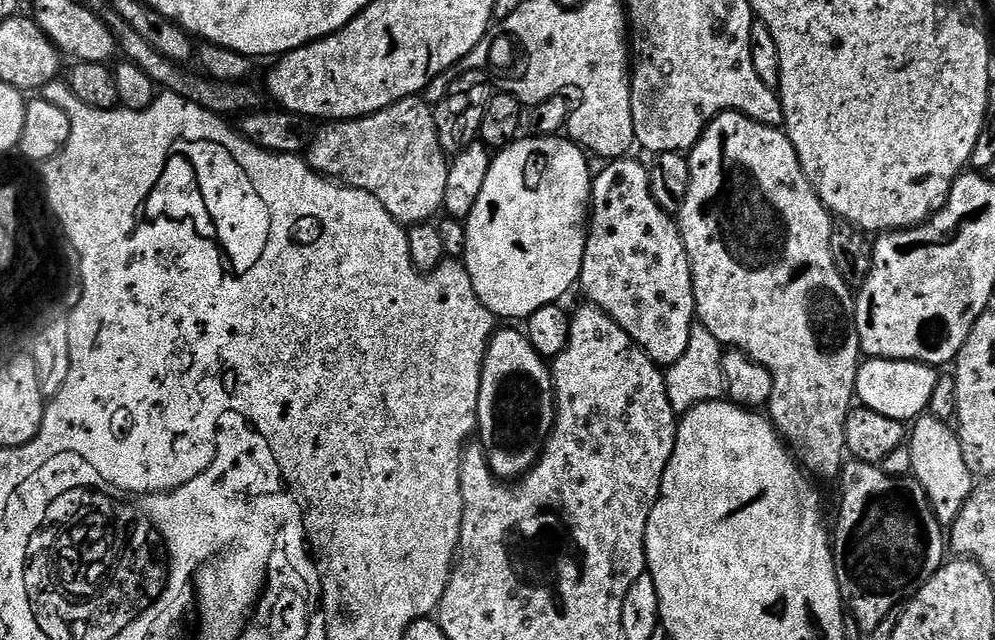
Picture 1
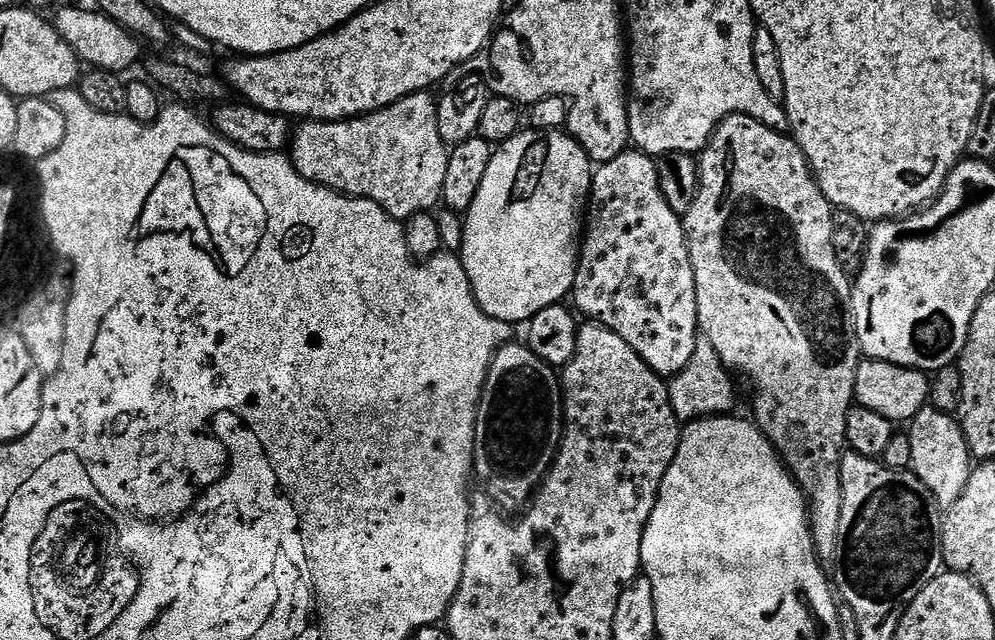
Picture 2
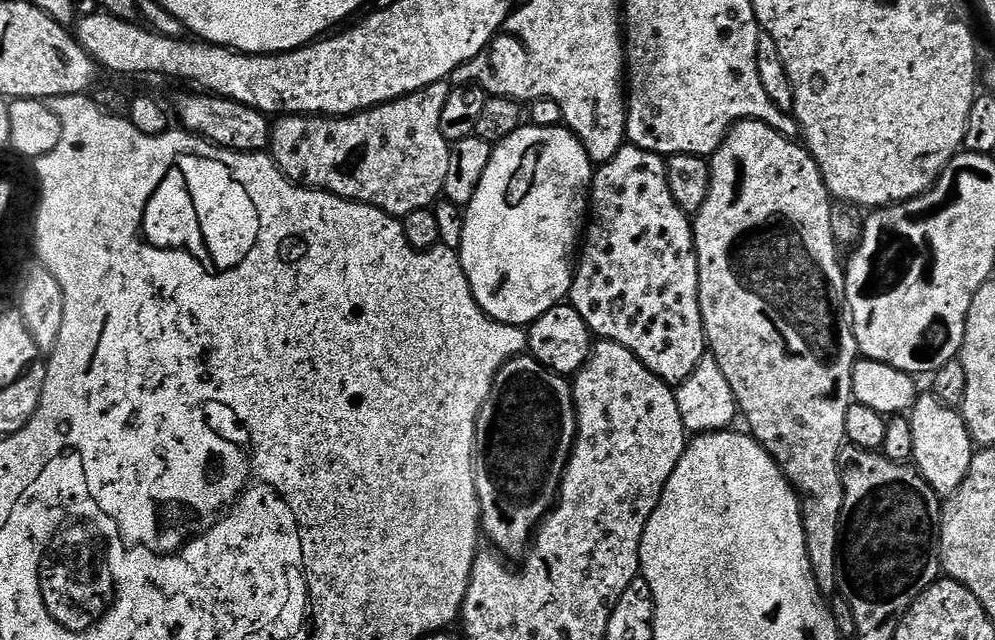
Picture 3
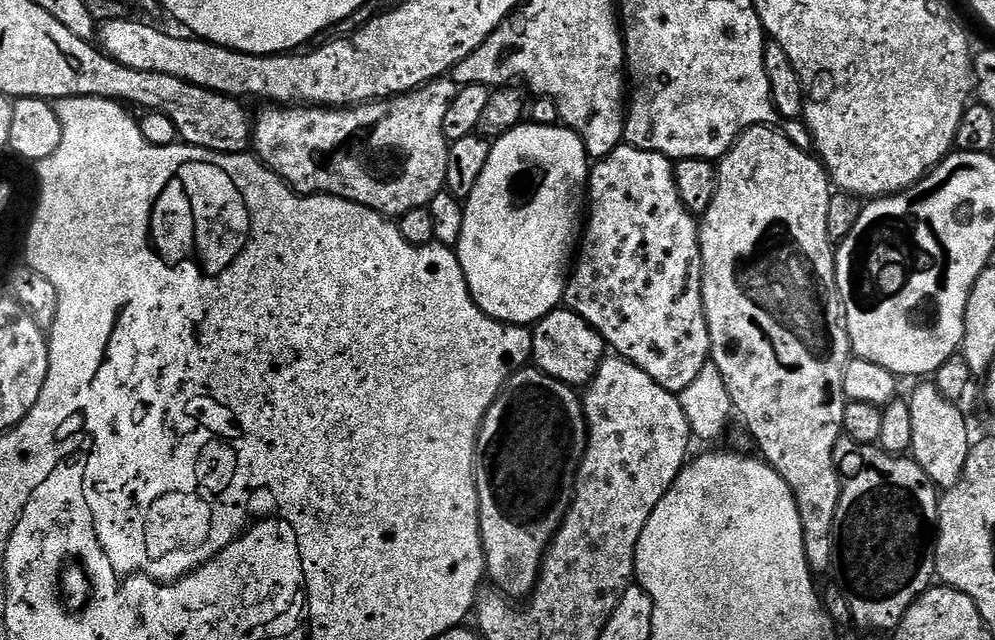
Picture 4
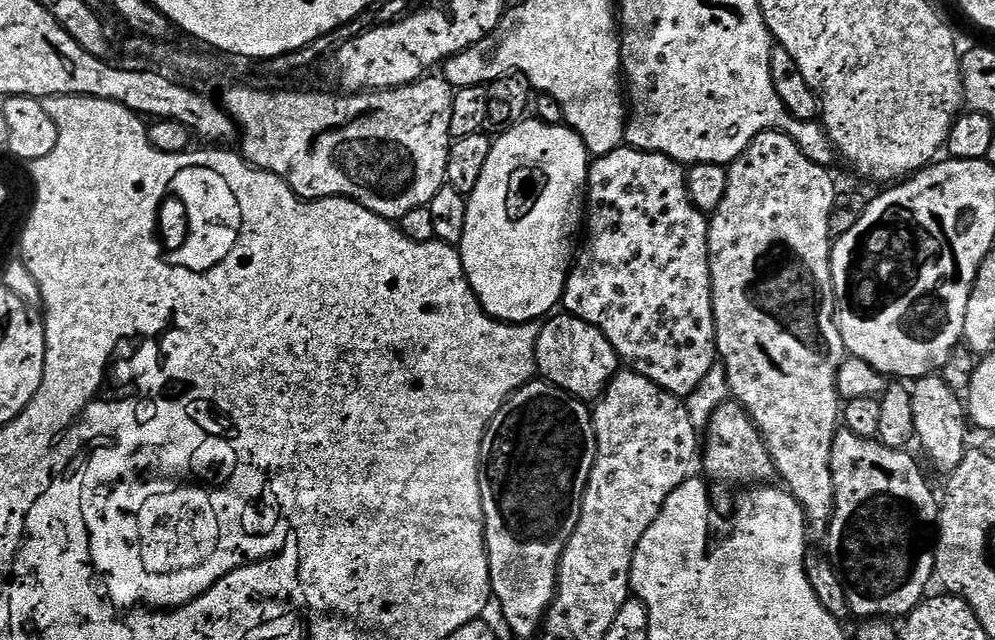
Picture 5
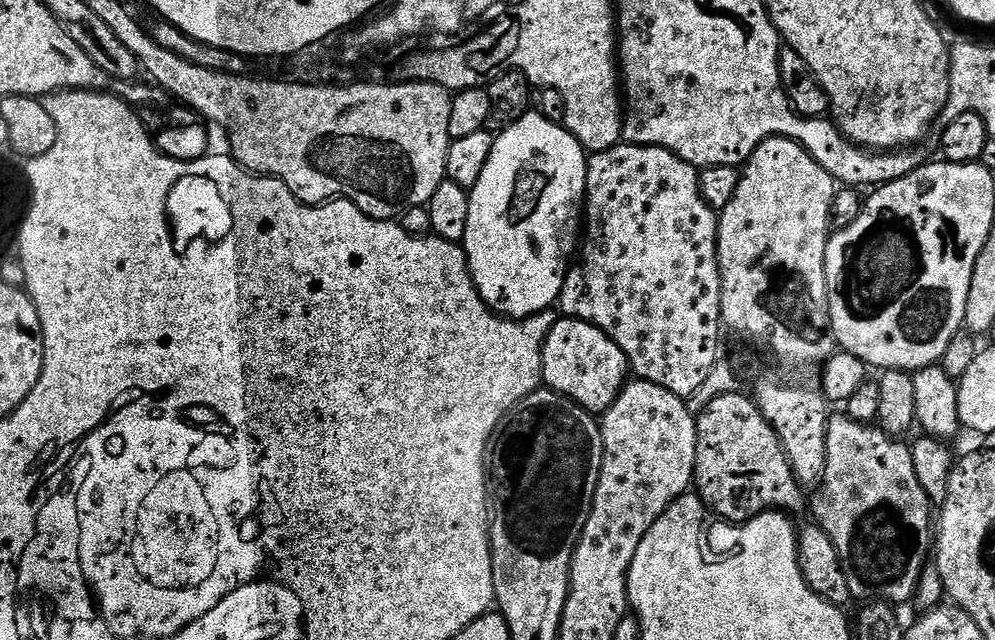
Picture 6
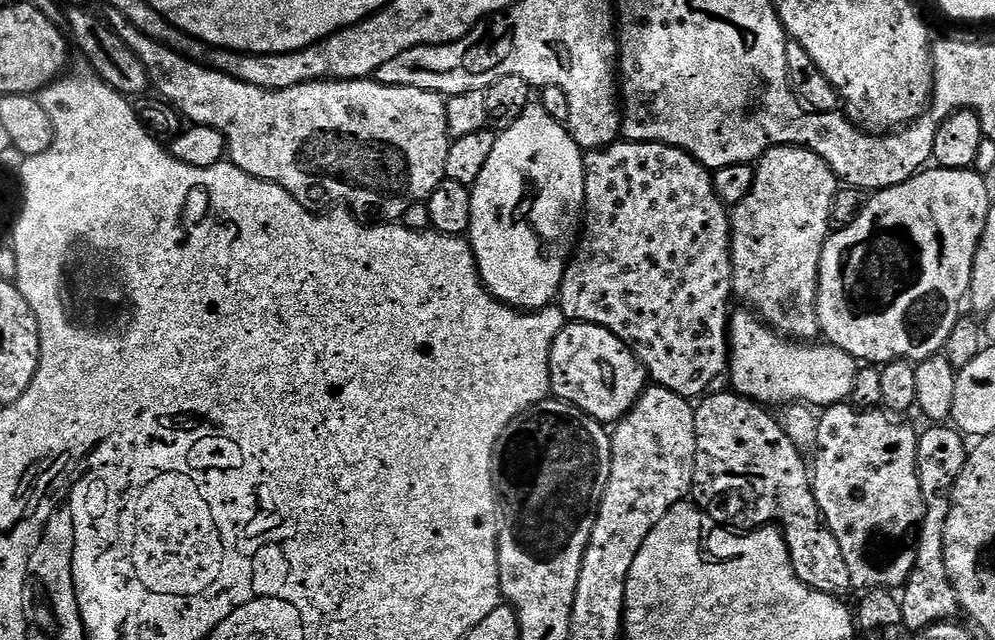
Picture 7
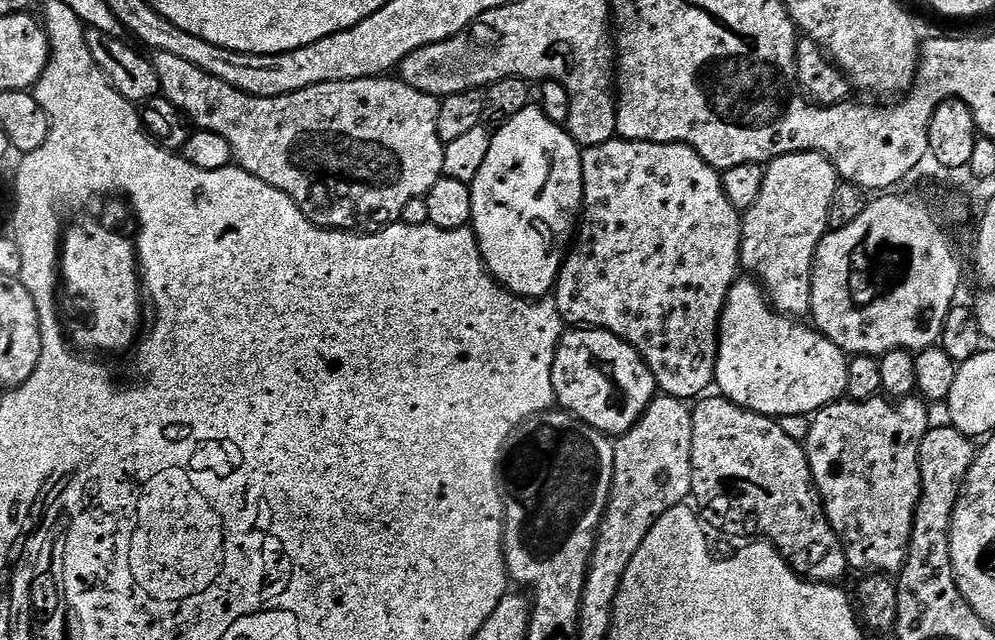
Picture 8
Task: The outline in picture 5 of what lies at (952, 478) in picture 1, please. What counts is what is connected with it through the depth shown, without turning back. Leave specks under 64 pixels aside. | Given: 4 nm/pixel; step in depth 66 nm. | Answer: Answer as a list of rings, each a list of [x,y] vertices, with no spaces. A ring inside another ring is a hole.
[[[943,375],[923,376],[911,385],[914,398],[914,430],[918,448],[928,455],[928,460],[943,474],[958,470],[962,462],[968,440],[970,420],[966,415],[965,401],[950,386],[946,386]],[[965,443],[965,444],[964,444]]]

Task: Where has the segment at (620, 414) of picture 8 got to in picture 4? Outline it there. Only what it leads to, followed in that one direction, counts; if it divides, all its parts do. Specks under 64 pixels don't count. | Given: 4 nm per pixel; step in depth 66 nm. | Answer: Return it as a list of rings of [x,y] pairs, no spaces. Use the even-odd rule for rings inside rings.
[[[567,306],[555,308],[553,312],[536,321],[532,328],[531,363],[547,376],[561,380],[564,384],[588,385],[605,358],[606,345],[603,338]]]

